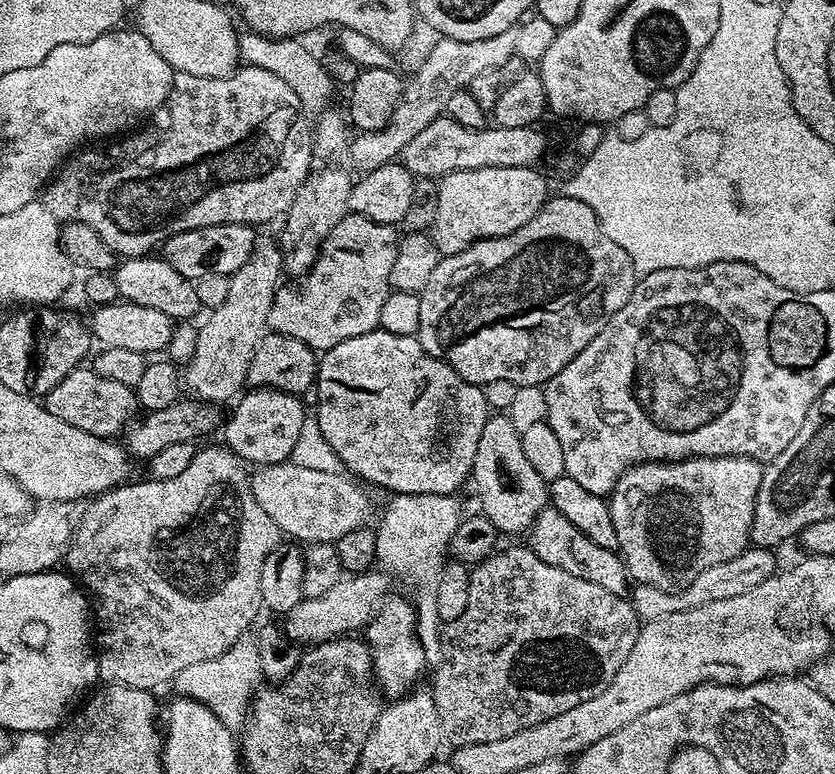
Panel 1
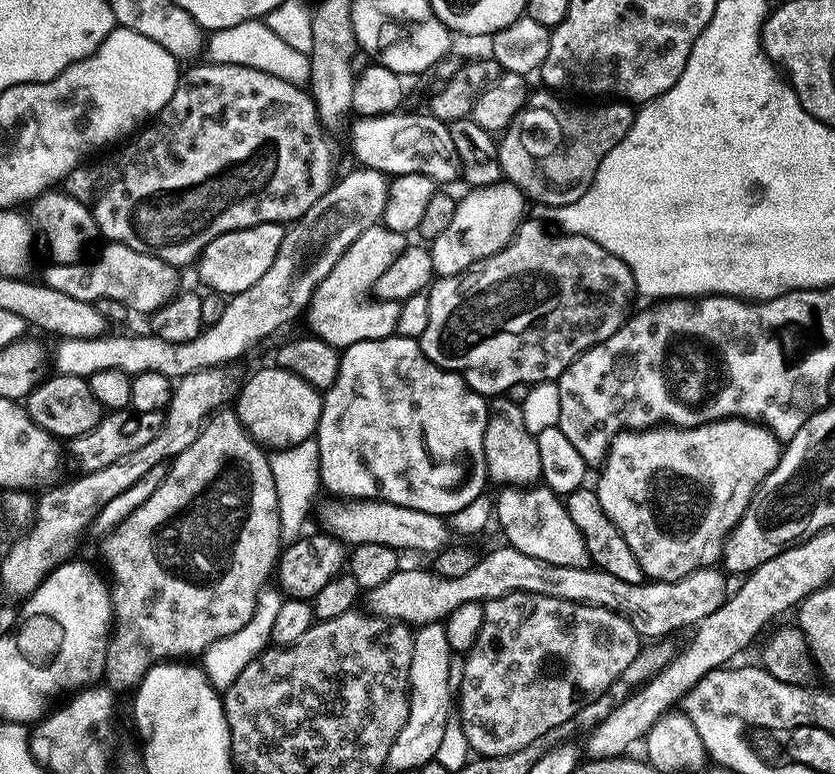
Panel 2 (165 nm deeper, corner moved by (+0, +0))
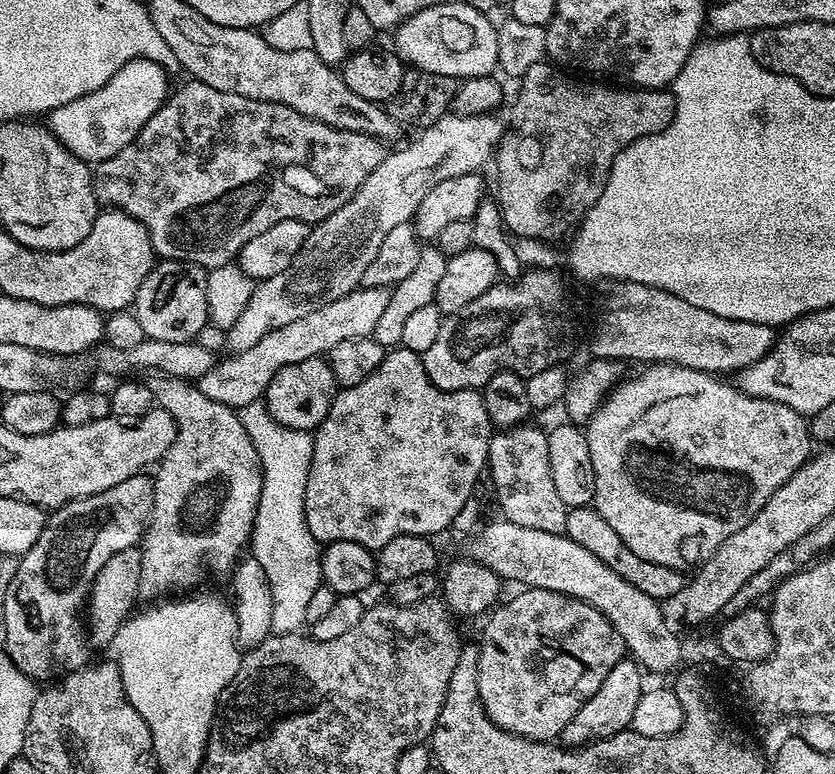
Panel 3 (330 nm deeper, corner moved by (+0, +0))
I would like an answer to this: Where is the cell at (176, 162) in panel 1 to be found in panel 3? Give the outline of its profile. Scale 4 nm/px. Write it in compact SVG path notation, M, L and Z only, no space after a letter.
M189 79L187 83L177 92L175 89L169 95L161 108L152 115L150 122L146 122L144 129L134 138L134 142L118 150L114 158L106 158L101 164L95 165L92 173L92 185L97 201L101 205L111 206L113 209L130 214L130 218L138 218L138 222L142 222L142 226L146 226L150 234L152 250L157 257L165 260L189 260L209 270L231 264L239 257L242 246L250 242L250 238L258 238L258 234L270 230L270 226L278 222L301 220L311 226L334 214L334 210L350 202L350 198L354 198L362 182L366 182L366 178L370 178L370 174L378 170L378 166L382 166L386 155L385 141L374 138L370 134L354 134L350 130L338 130L334 126L326 126L322 122L306 118L290 106L262 102L254 98L242 98L242 94L226 94L222 90L214 90L214 86L206 86L194 79Z

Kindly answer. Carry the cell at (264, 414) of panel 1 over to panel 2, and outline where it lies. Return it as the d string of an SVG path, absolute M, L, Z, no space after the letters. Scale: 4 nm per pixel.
M279 366L271 367L258 369L241 386L240 393L237 396L235 393L234 404L236 400L236 405L234 405L234 411L236 417L240 419L245 430L254 437L257 444L265 449L279 450L290 446L298 446L298 442L306 442L315 437L316 427L320 421L320 411L324 405L321 393L314 386L310 386L310 382L298 378L298 374Z

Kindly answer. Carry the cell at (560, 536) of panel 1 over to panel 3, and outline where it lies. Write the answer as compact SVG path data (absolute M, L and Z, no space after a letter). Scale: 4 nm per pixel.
M532 422L493 431L488 441L487 475L492 475L491 491L496 491L500 503L499 515L514 522L514 526L527 526L529 530L546 530L546 534L559 536L566 530L568 507L554 487L550 474L550 446L548 432L535 428Z

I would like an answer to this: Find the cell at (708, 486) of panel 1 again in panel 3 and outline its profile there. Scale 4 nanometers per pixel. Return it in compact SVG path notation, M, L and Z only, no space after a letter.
M649 363L643 370L645 372L638 373L633 380L625 379L615 391L605 396L604 403L597 408L596 415L586 425L590 462L598 466L598 491L594 507L617 532L618 538L622 538L622 542L626 542L630 550L638 554L638 558L646 558L646 562L658 562L658 566L692 570L706 563L718 550L718 546L726 542L726 538L738 534L738 530L746 527L758 514L758 510L762 510L762 506L770 502L774 492L808 460L814 448L814 439L809 432L809 421L806 417L790 410L790 406L782 402L756 398L746 394L733 383L723 384L720 381L723 379L715 375L700 372L698 369L684 368L678 364Z

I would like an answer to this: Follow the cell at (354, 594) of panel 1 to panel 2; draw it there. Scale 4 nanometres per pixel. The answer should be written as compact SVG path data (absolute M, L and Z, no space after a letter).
M511 546L503 547L486 553L484 557L481 555L476 565L468 573L462 574L462 578L442 578L427 567L401 567L400 571L386 578L382 586L367 593L373 606L371 609L388 620L403 620L409 626L419 626L445 621L464 604L497 600L509 596L511 592L529 592L619 612L630 622L630 626L634 626L641 638L668 638L676 634L672 632L679 628L691 629L702 618L714 614L714 610L718 610L718 606L722 606L730 595L729 577L716 566L699 568L686 574L686 578L677 578L674 582L660 578L652 582L656 584L631 584L595 566L554 566L550 562L530 558L530 554L522 554Z

